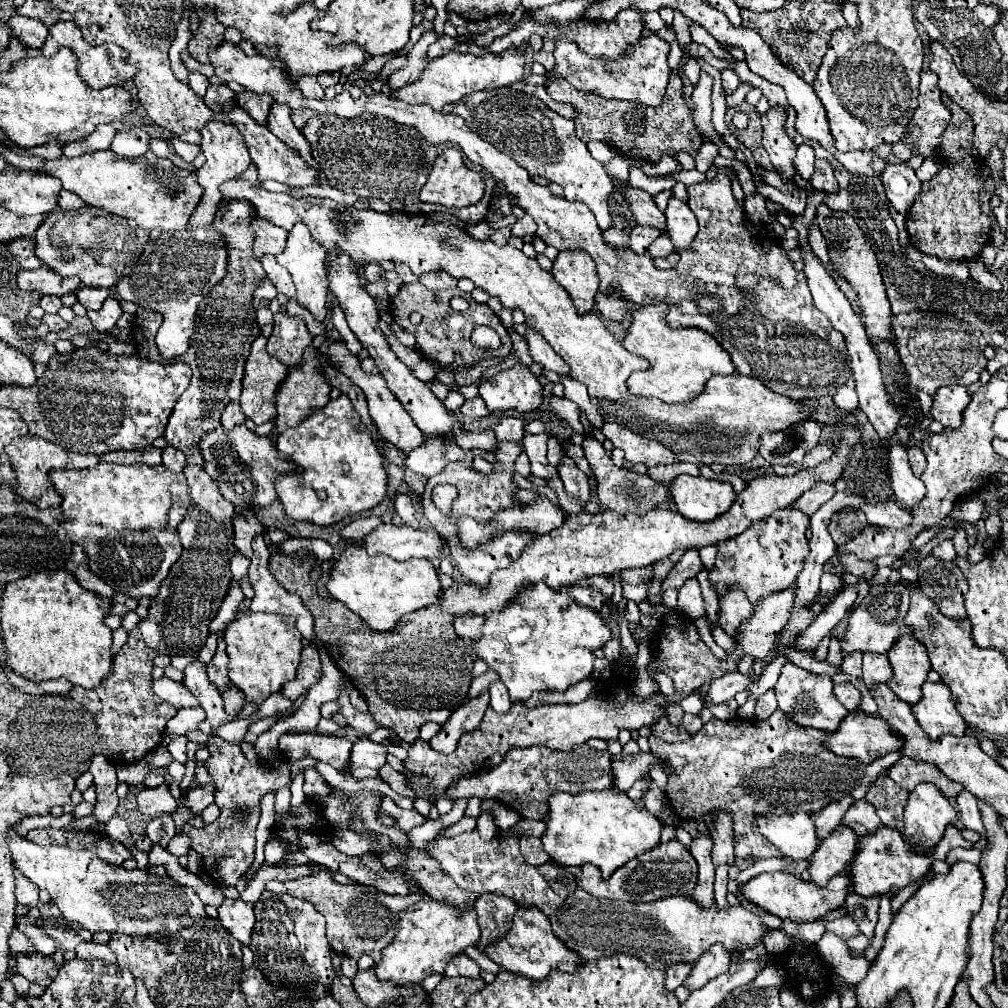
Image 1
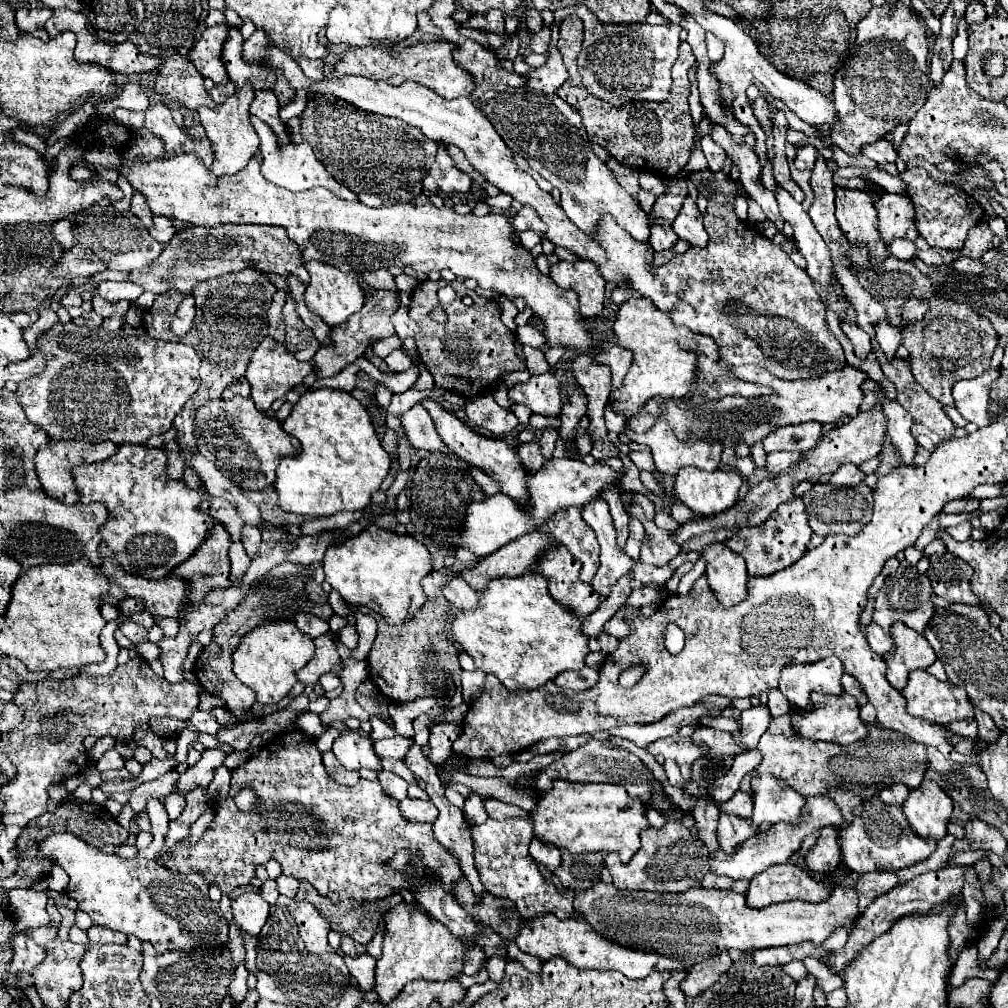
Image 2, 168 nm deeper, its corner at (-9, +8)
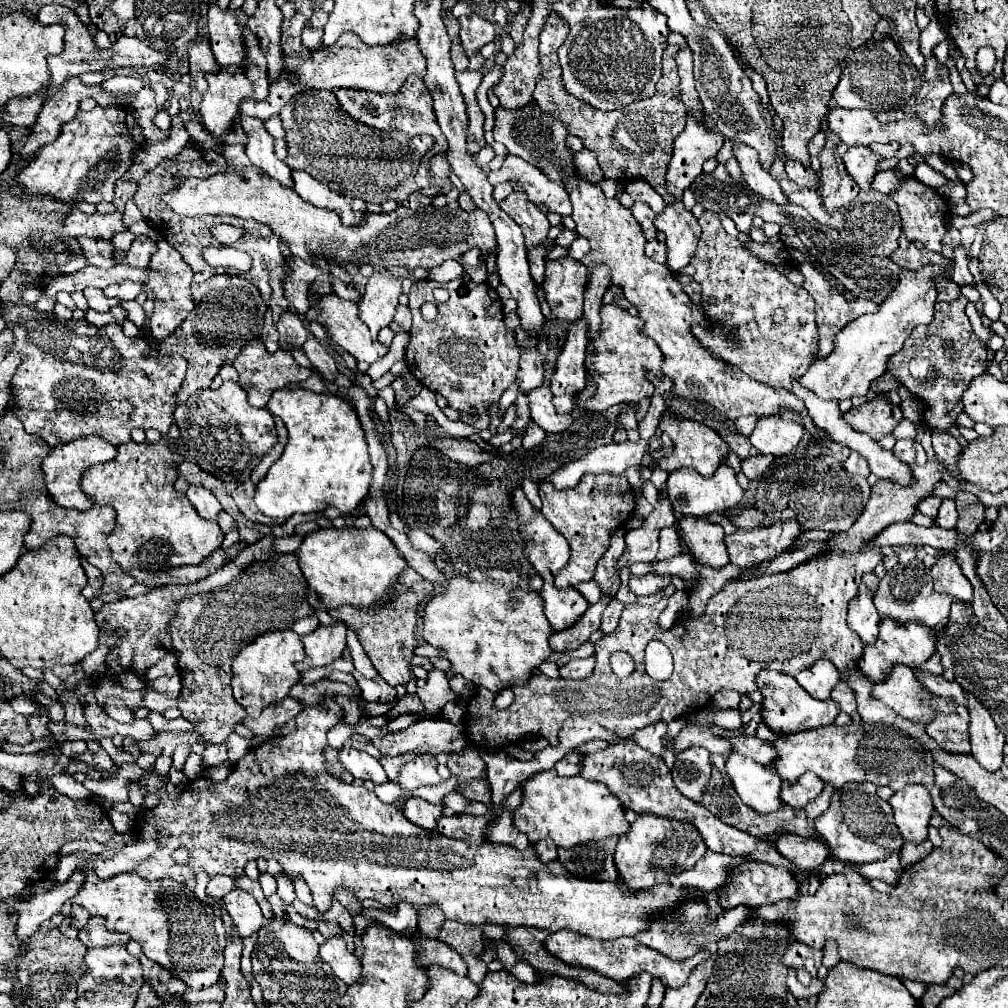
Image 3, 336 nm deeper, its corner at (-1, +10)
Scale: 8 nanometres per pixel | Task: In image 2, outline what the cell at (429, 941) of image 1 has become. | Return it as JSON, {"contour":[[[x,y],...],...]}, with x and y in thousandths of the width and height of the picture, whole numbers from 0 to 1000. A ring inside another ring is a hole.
{"contour":[[[402,895],[388,899],[388,903],[382,907],[380,946],[374,952],[370,984],[376,988],[378,996],[386,996],[394,990],[400,978],[410,972],[447,972],[457,966],[461,942],[465,942],[465,938],[467,937],[451,931],[449,927],[443,927],[443,919],[432,915],[428,909],[412,903],[410,899],[404,899]]]}

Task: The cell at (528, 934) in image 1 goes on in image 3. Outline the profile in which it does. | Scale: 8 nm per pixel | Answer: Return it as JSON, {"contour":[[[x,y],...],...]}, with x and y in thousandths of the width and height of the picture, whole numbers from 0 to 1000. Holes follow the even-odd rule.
{"contour":[[[555,923],[543,929],[541,933],[541,942],[555,950],[557,954],[564,956],[564,958],[572,958],[572,960],[582,960],[582,962],[590,962],[596,964],[602,970],[608,970],[612,974],[616,972],[624,972],[624,968],[632,968],[632,964],[646,964],[650,970],[656,970],[660,978],[666,980],[674,980],[682,974],[686,962],[695,956],[697,952],[701,952],[705,946],[703,944],[691,944],[688,950],[682,952],[666,952],[662,948],[658,948],[656,944],[642,940],[638,937],[634,937],[628,931],[610,931],[610,933],[590,933],[590,931],[582,931],[564,923]]]}

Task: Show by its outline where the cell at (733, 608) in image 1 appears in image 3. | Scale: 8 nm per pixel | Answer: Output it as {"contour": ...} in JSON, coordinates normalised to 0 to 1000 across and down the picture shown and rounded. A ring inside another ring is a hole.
{"contour":[[[678,512],[672,524],[678,528],[678,538],[684,542],[693,560],[705,562],[709,565],[723,560],[723,550],[717,538],[717,524],[713,520],[705,520],[697,514]]]}

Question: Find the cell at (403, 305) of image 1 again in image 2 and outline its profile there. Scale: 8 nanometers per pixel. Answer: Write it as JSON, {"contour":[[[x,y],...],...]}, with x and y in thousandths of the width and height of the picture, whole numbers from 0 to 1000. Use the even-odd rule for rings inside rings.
{"contour":[[[418,280],[410,288],[410,304],[406,306],[406,313],[418,325],[412,333],[416,357],[428,369],[436,385],[453,389],[461,395],[471,395],[481,391],[495,373],[523,365],[511,351],[511,331],[497,319],[497,308],[491,298],[471,294],[469,304],[461,304],[457,296],[451,296],[441,308],[445,317],[438,323],[426,315],[426,310],[436,304],[434,288],[436,280]]]}

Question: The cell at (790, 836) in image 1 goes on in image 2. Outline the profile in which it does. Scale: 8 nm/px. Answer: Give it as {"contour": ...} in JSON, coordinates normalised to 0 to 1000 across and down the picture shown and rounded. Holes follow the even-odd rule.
{"contour":[[[765,768],[745,772],[745,790],[749,817],[791,817],[795,802],[799,800],[799,792],[795,788]]]}

